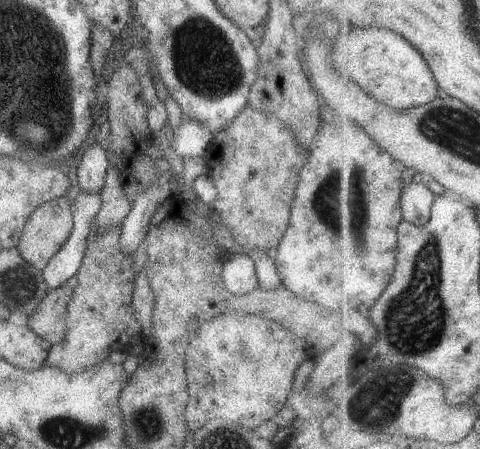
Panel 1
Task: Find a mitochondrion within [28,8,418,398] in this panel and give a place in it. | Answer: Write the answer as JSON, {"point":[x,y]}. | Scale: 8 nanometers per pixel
{"point":[204,58]}

